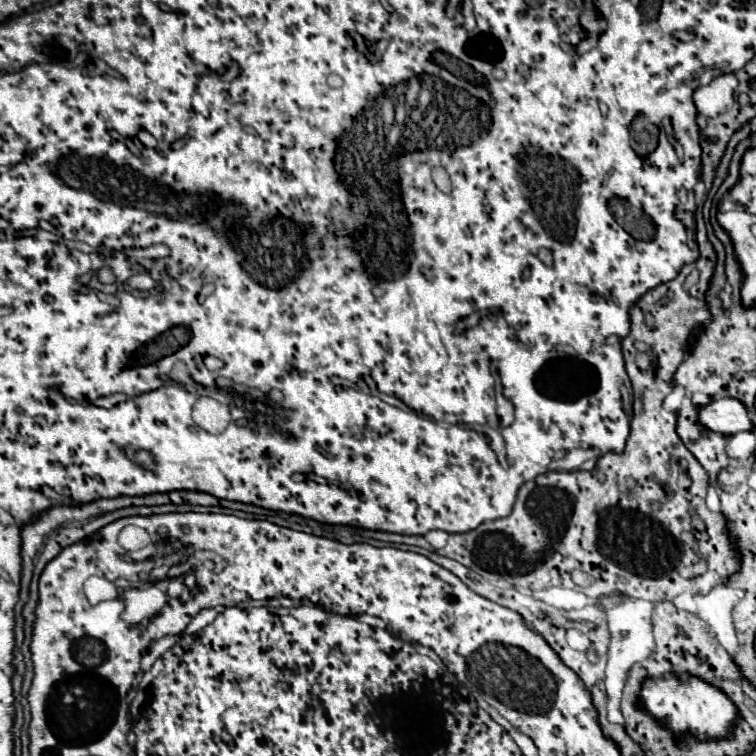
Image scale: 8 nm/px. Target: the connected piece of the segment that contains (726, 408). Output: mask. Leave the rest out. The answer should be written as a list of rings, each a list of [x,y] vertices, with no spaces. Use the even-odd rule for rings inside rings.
[[[736,398],[712,400],[708,406],[700,408],[698,420],[702,420],[702,426],[710,428],[712,432],[726,434],[726,436],[754,428],[748,416],[748,408],[744,406],[744,402]]]

